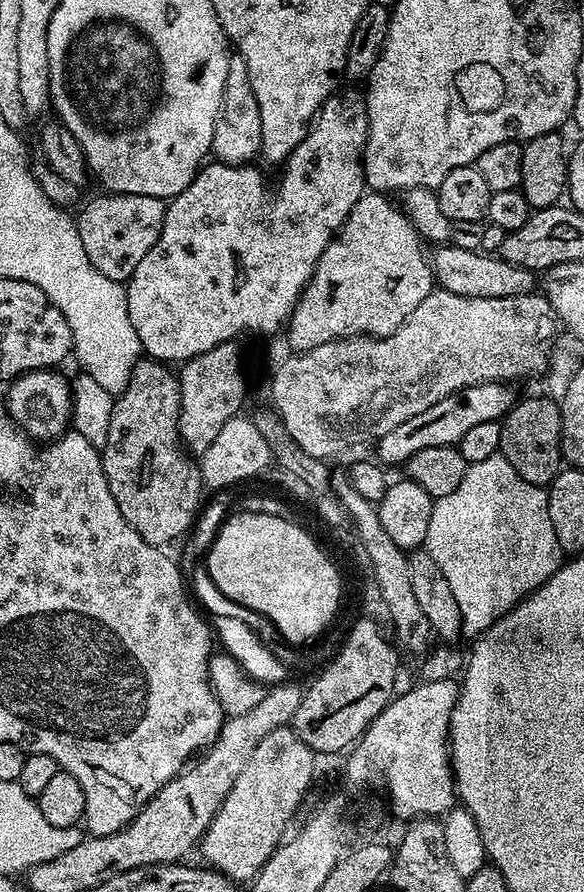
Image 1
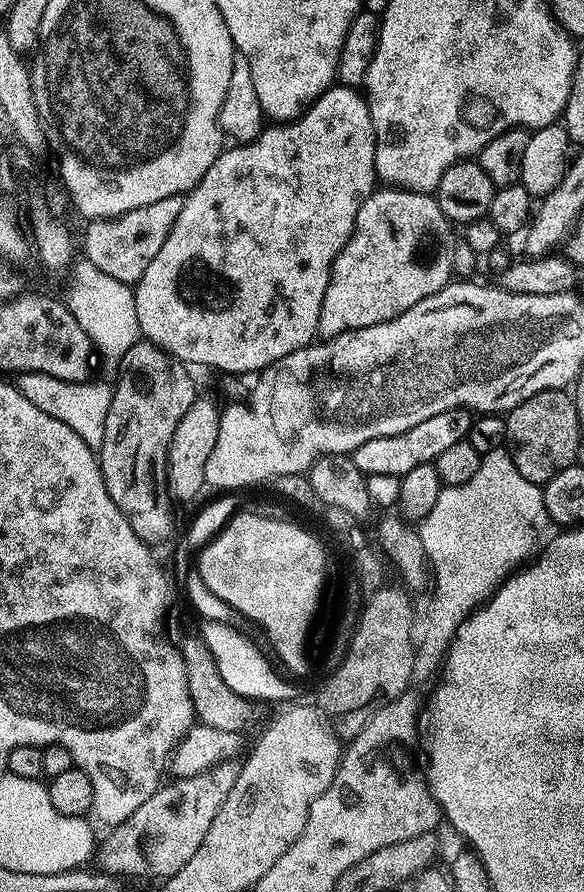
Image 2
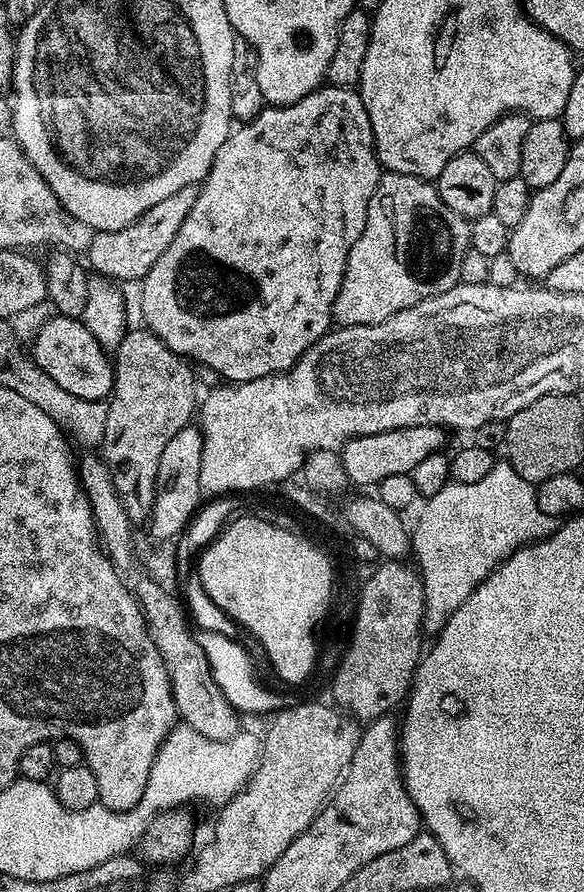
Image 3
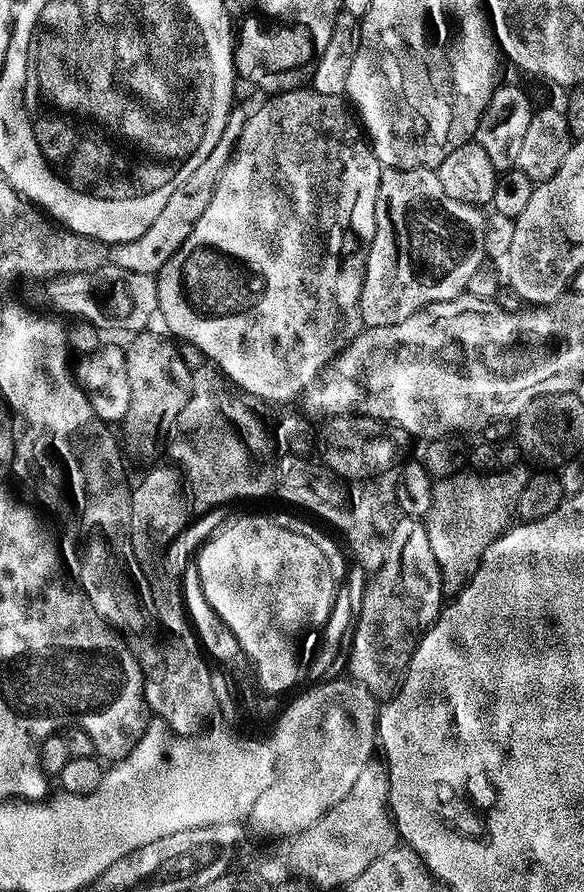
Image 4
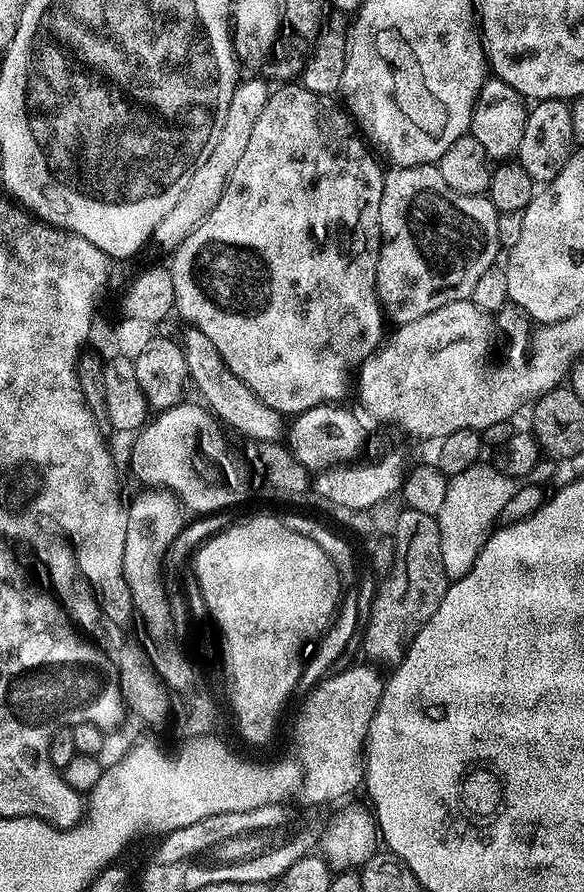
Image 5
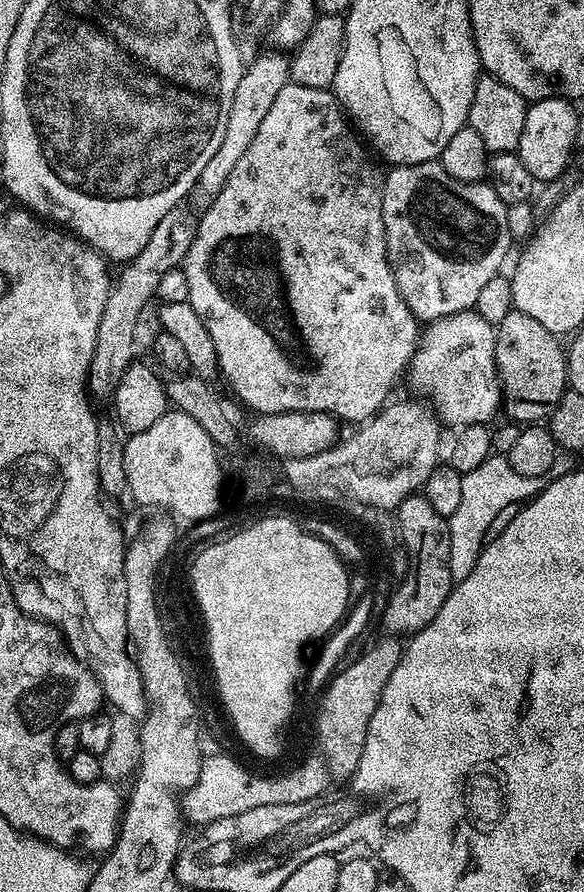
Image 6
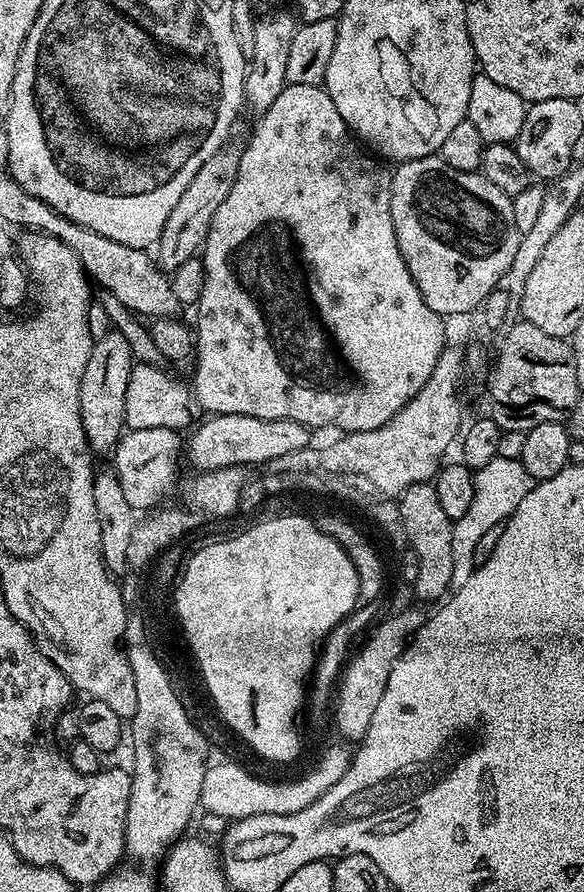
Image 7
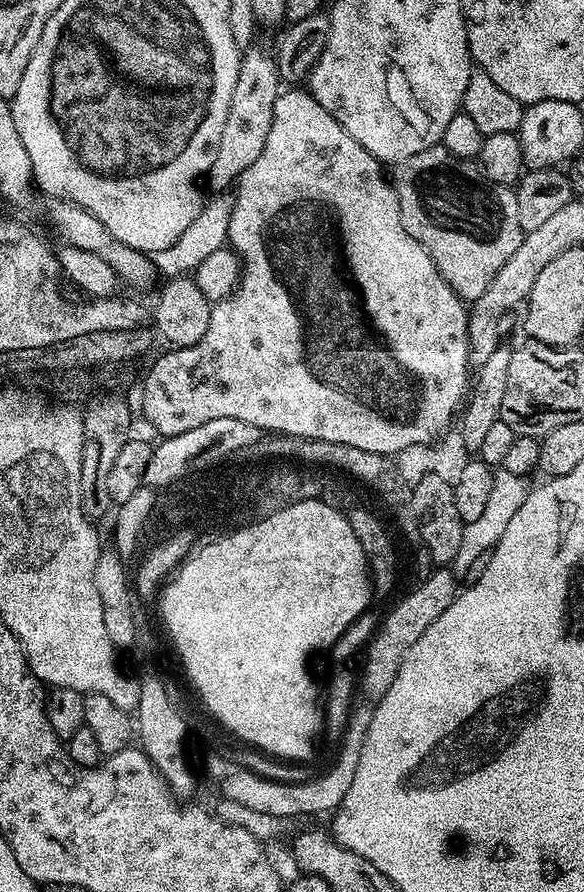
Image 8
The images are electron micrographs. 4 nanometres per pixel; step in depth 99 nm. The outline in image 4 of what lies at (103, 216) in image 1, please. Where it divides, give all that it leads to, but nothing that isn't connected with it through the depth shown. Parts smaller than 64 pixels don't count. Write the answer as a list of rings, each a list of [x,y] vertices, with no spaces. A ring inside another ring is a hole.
[[[233,107],[232,113],[228,115],[226,130],[222,130],[222,138],[218,138],[218,146],[210,150],[210,158],[201,162],[194,169],[194,174],[190,174],[190,178],[186,178],[186,182],[182,182],[182,186],[178,186],[178,190],[170,194],[170,199],[166,201],[166,210],[162,210],[162,214],[158,214],[158,218],[150,222],[150,230],[146,230],[146,234],[141,234],[130,242],[111,245],[111,263],[122,266],[122,270],[134,270],[138,274],[155,276],[162,270],[162,266],[166,266],[166,262],[170,262],[170,258],[182,246],[182,242],[190,238],[194,222],[198,222],[198,218],[202,218],[203,212],[206,211],[206,206],[210,206],[210,198],[214,198],[214,186],[232,157],[232,149],[235,148],[249,115],[249,109]]]

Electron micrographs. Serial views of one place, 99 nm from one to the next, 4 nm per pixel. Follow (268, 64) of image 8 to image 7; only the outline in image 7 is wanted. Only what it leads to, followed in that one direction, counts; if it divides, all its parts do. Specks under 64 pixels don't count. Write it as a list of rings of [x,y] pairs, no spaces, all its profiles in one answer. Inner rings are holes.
[[[232,142],[225,143],[202,164],[202,170],[190,178],[190,186],[186,186],[186,194],[178,200],[178,206],[170,212],[170,218],[162,226],[162,234],[154,245],[154,259],[165,273],[175,272],[182,262],[193,259],[203,249],[204,239],[208,236],[210,222],[214,222],[214,214],[218,214],[218,206],[226,202],[226,194],[230,194],[230,186],[234,178],[238,178],[241,149],[235,148]]]

